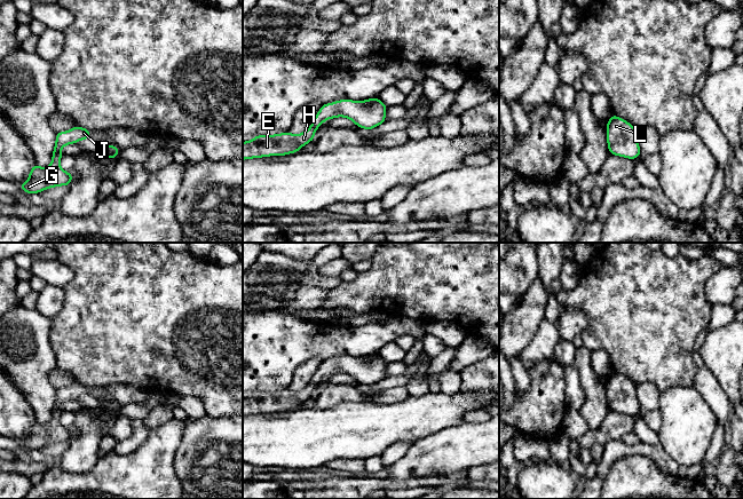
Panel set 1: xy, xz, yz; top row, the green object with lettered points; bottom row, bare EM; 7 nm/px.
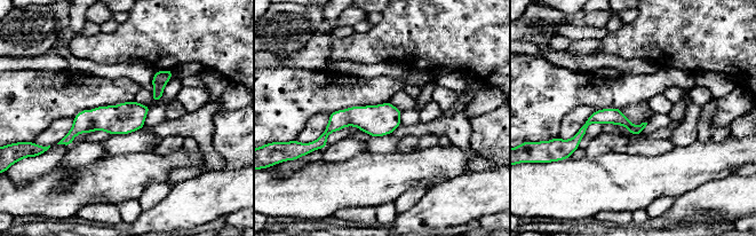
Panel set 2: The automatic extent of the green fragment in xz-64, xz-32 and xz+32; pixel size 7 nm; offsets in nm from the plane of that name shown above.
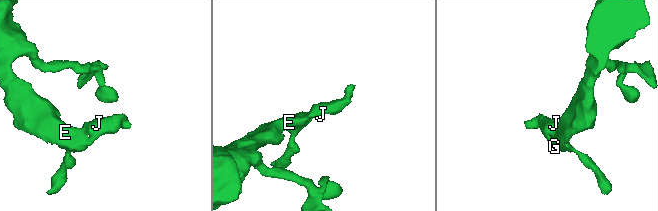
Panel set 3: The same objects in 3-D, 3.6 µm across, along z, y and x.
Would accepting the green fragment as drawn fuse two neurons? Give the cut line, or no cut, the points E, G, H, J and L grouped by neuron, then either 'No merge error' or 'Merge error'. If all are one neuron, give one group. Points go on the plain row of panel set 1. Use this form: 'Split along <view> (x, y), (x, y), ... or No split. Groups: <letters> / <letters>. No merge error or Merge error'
No split. Groups: E G H J L. No merge error

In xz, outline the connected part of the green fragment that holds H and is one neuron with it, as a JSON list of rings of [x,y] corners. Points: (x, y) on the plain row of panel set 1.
[[[378,354],[365,357],[340,356],[321,363],[310,383],[301,390],[290,388],[275,391],[258,391],[243,398],[243,417],[269,412],[295,410],[314,397],[315,388],[327,375],[345,373],[363,386],[378,383],[386,377],[387,362]]]

